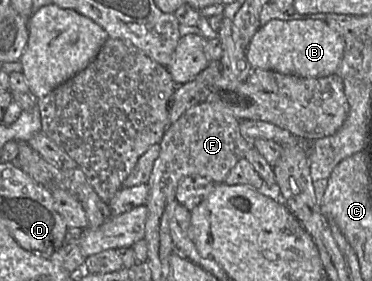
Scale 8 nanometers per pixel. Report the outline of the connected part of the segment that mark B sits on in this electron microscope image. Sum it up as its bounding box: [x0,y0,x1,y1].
[245,19,344,78]

